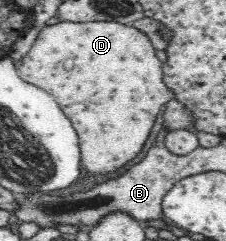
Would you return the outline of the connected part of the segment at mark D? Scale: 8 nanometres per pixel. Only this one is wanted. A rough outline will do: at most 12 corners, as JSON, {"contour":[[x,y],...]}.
{"contour":[[115,22],[43,27],[23,80],[55,94],[81,167],[143,149],[174,98],[149,37]]}

